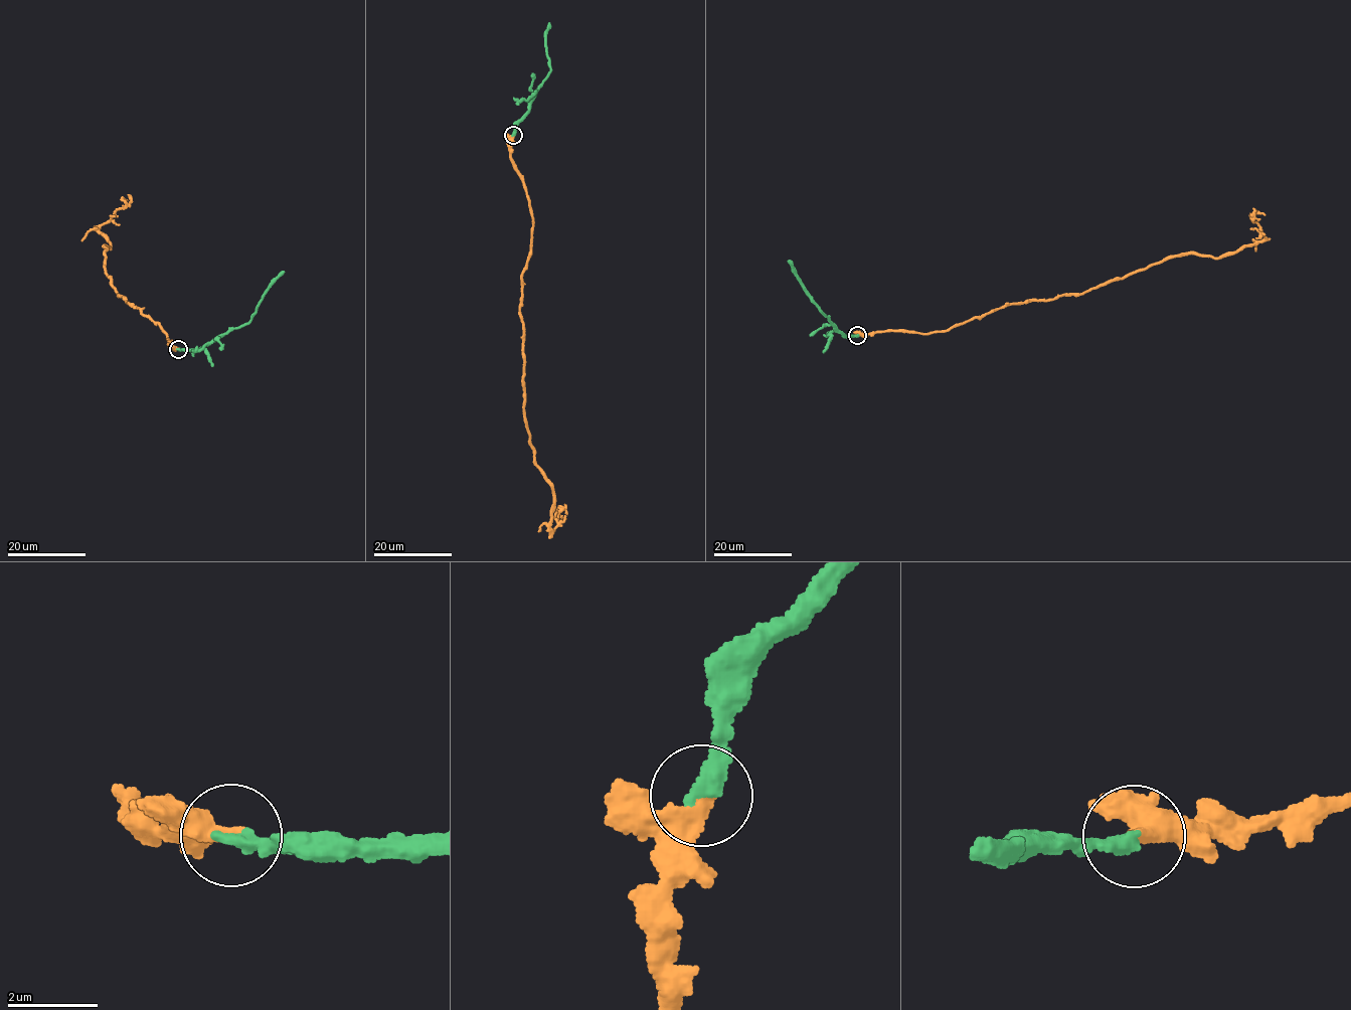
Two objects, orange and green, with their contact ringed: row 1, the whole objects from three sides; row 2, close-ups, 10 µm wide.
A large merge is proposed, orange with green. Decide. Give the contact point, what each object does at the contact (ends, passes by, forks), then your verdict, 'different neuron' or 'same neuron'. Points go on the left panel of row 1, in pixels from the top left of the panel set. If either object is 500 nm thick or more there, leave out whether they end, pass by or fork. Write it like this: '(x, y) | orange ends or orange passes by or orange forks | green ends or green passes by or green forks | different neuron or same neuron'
(178, 349) | orange ends | green ends | same neuron

